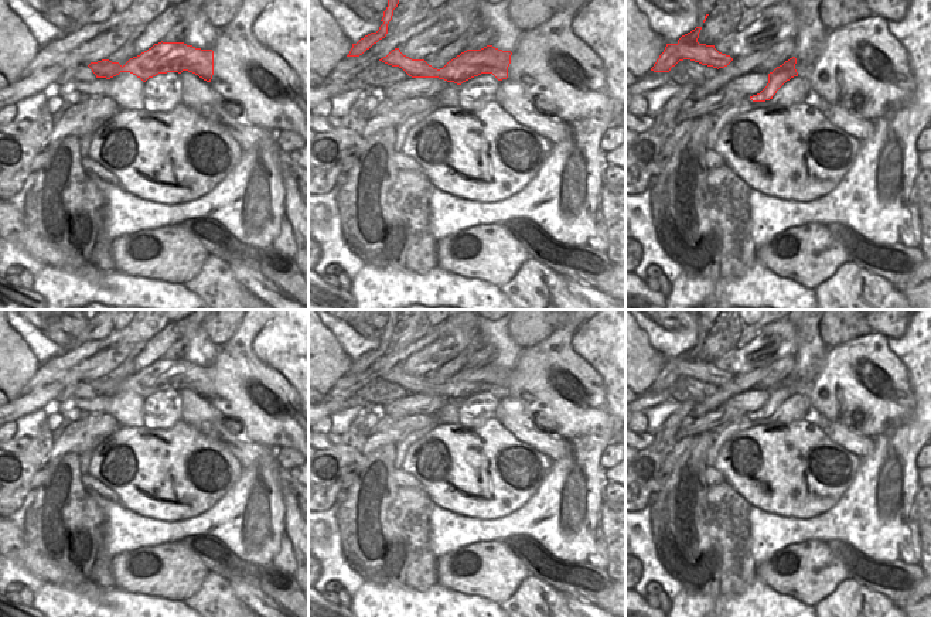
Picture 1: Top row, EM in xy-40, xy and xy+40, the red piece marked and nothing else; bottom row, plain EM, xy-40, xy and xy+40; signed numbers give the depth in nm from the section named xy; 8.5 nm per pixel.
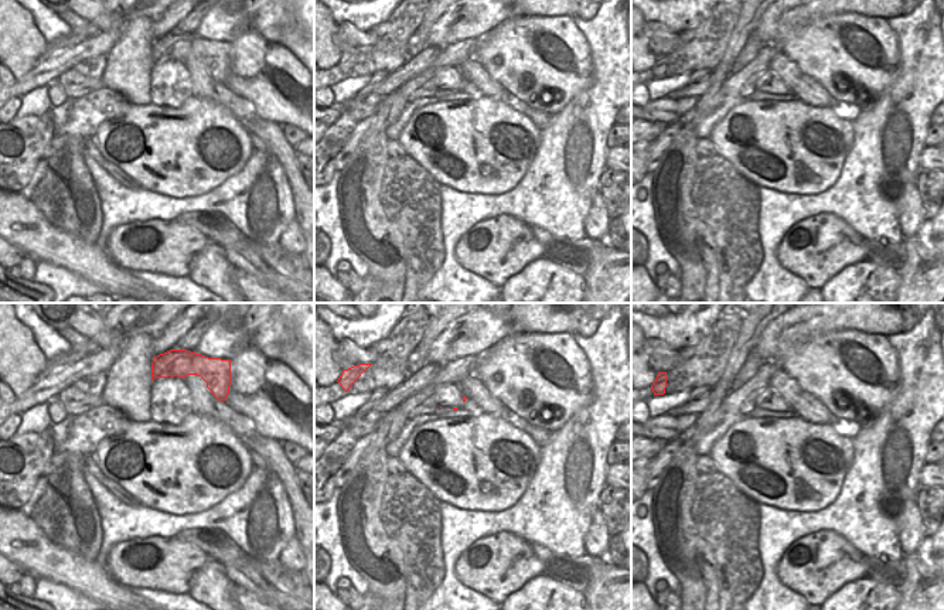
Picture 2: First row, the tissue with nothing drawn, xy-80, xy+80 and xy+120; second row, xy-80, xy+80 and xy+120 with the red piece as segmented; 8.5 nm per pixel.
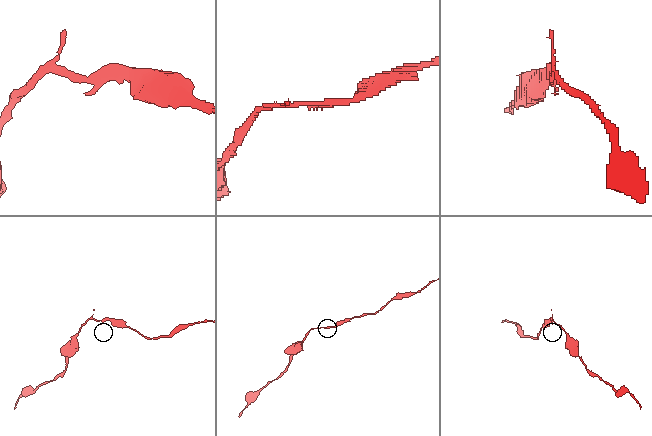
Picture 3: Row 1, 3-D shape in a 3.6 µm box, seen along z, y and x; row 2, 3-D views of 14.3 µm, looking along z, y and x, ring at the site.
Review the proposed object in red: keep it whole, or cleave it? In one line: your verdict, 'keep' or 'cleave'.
cleave

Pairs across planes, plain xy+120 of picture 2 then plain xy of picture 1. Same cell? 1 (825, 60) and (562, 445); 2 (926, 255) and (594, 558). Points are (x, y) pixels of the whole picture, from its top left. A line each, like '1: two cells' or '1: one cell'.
1: two cells
2: two cells

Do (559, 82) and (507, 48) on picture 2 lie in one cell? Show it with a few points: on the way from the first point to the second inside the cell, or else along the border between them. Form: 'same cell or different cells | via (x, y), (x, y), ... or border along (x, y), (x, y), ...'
same cell | via (547, 70), (527, 50), (520, 50)

